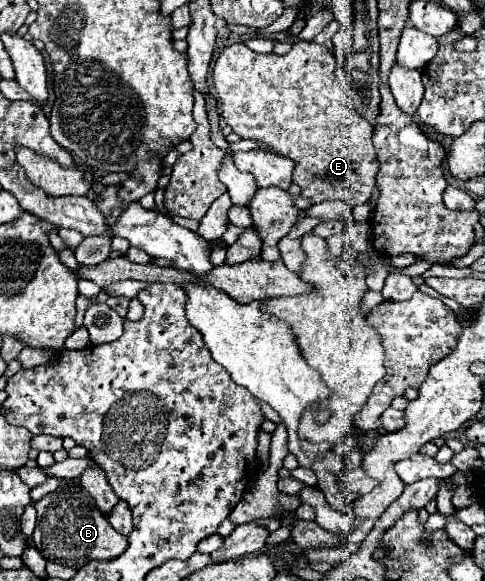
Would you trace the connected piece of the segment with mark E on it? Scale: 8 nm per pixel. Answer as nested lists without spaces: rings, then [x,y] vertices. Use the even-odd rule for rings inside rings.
[[[299,40],[285,56],[275,56],[257,54],[245,44],[233,44],[217,58],[213,66],[213,84],[221,100],[221,114],[235,134],[245,140],[261,140],[295,162],[293,182],[301,186],[301,196],[311,198],[315,204],[323,200],[341,200],[356,206],[370,200],[379,172],[373,148],[373,126],[355,112],[353,102],[335,76],[335,56],[331,50],[315,42]]]

